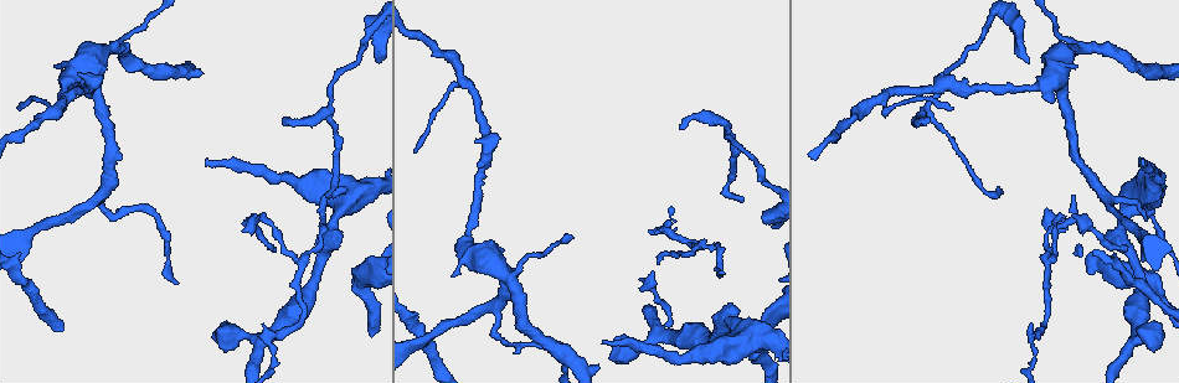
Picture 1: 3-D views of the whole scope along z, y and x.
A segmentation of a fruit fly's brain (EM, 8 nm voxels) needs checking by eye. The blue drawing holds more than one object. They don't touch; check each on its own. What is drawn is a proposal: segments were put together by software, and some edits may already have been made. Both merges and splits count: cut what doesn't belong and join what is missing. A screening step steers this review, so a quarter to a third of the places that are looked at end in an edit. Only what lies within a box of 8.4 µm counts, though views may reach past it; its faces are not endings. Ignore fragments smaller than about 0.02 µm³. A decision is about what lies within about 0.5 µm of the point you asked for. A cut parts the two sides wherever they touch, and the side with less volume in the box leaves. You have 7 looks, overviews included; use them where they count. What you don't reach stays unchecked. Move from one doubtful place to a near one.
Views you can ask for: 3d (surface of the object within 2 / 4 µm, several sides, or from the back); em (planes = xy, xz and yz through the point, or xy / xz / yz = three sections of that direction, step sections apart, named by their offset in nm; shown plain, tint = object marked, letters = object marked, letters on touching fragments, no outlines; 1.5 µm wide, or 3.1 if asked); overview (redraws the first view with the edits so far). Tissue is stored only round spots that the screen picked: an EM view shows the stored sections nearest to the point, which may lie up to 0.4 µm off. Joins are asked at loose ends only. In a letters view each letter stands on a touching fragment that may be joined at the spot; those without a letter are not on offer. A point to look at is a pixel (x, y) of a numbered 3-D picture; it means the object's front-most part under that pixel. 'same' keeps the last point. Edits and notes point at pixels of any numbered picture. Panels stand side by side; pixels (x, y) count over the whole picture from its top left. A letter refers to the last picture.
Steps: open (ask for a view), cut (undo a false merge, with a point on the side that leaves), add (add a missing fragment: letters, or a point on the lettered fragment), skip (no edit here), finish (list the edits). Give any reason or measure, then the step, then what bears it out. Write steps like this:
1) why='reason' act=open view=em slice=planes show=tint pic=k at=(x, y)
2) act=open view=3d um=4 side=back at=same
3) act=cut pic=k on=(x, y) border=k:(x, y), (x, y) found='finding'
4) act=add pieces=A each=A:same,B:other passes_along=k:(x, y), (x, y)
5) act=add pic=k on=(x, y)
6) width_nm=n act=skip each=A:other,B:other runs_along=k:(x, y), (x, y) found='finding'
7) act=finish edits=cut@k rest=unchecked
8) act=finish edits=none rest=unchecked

why='long arm stops here' act=open view=3d um=2 side=back pic=1 at=(602, 341)

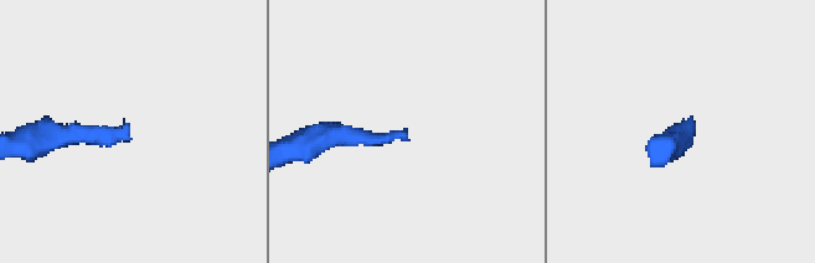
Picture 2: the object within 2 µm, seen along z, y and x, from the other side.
act=open view=em slice=planes show=tint pic=2 at=(406, 135)

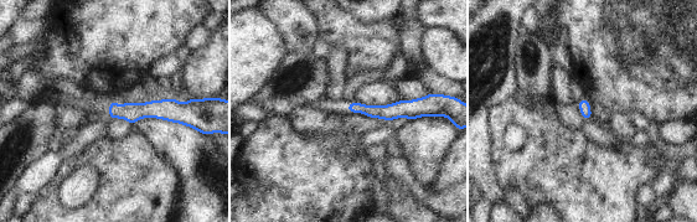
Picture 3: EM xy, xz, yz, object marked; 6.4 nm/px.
why='what lies round it' act=open view=em slice=planes show=letters at=same

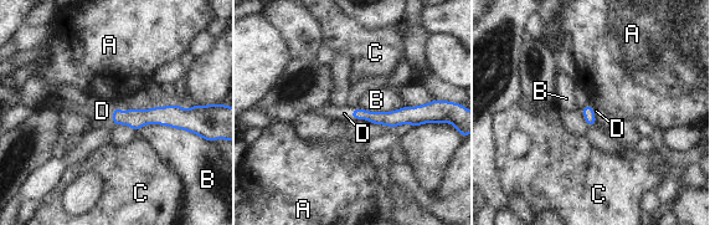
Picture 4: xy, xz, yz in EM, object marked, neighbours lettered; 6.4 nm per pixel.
act=add pieces=D each=A:other,B:other,C:other,D:same passes_along=4:(134, 118), (114, 108), (102, 111) found='the neuron continues'

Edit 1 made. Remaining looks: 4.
why='calibre changes' act=open view=em slice=xz step=8 show=tint pic=1 at=(73, 86)

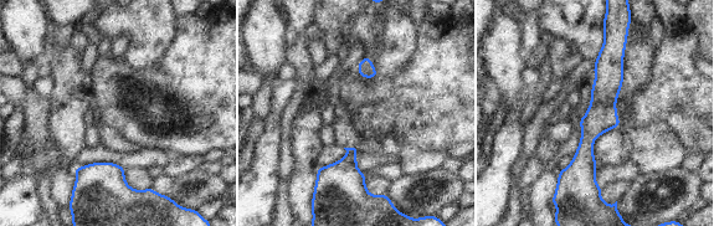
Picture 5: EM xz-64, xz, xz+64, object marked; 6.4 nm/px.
act=open view=em slice=planes show=tint at=same

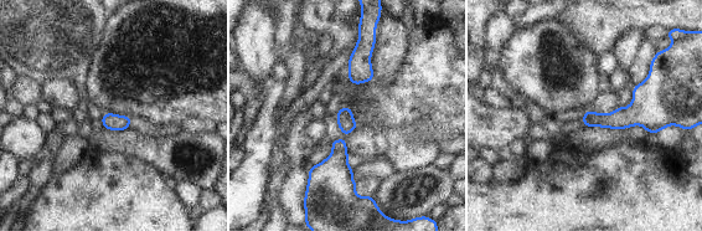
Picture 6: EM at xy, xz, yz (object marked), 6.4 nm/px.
act=open view=em slice=planes show=letters at=same

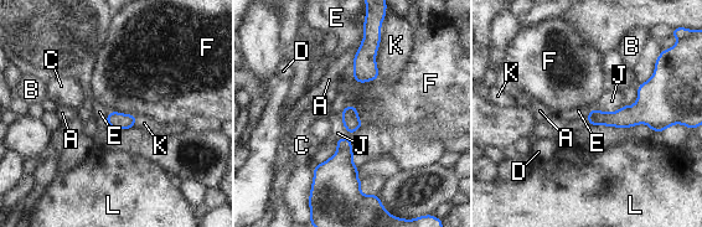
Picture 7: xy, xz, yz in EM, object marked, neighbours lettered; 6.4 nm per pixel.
width_nm=110 act=skip each=A:other,B:other,C:other,D:other,E:other,F:other,J:other,K:other,L:other runs_along=7:(351, 108), (346, 181) found='continuous, no second neuron'

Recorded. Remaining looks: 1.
act=finish edits=add@4 rest=unchecked

